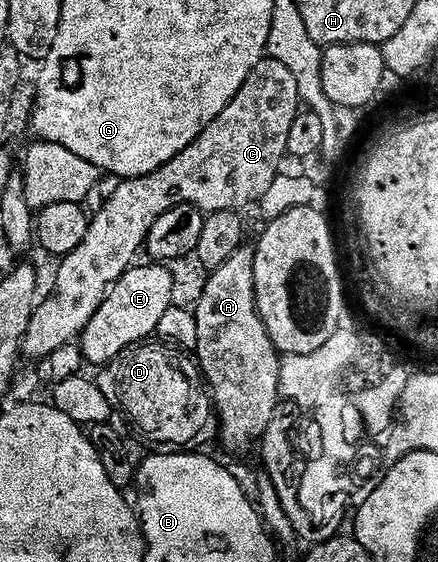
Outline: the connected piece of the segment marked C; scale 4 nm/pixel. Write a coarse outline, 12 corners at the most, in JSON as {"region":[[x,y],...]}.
{"region":[[264,57],[174,160],[126,178],[22,343],[84,333],[178,204],[241,211],[282,173],[298,83]]}

